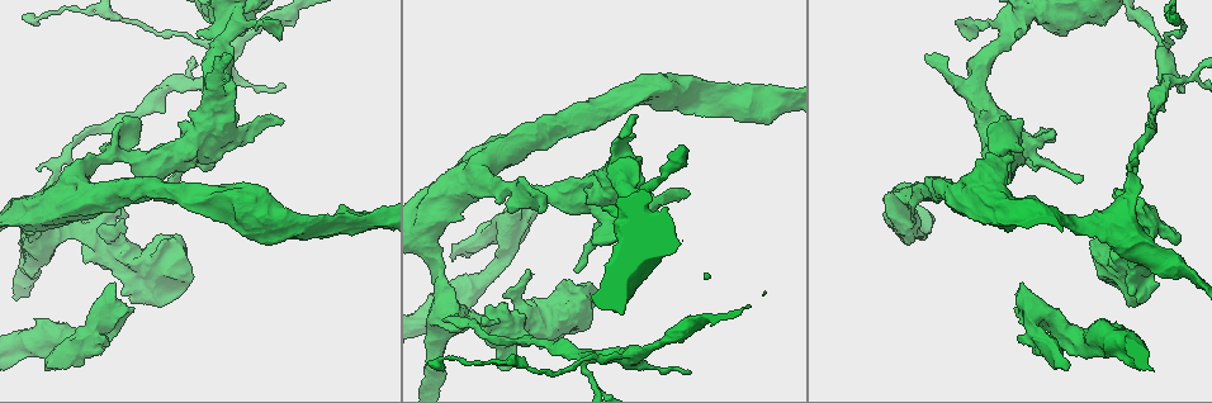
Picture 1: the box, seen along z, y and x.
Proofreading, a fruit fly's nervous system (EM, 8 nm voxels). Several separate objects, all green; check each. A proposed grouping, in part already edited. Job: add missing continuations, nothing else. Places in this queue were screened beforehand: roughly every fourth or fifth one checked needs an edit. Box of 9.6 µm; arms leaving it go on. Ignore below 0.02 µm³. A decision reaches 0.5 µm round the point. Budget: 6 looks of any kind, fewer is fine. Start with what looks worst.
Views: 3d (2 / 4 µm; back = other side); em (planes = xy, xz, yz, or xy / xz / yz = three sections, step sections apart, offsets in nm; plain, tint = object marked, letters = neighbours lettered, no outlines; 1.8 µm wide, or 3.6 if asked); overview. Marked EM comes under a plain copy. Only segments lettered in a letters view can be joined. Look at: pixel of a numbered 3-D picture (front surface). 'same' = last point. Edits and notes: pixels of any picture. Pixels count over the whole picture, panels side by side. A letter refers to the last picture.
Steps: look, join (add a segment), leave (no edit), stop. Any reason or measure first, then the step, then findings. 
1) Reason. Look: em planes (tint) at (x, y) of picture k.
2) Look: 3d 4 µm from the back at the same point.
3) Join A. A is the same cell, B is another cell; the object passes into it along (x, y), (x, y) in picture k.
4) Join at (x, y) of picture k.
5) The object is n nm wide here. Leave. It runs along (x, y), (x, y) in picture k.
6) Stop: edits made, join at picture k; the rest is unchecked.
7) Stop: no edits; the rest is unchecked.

Four or more arms meet. Look: em xy step 16 (letters) at (630, 352) of picture 1.

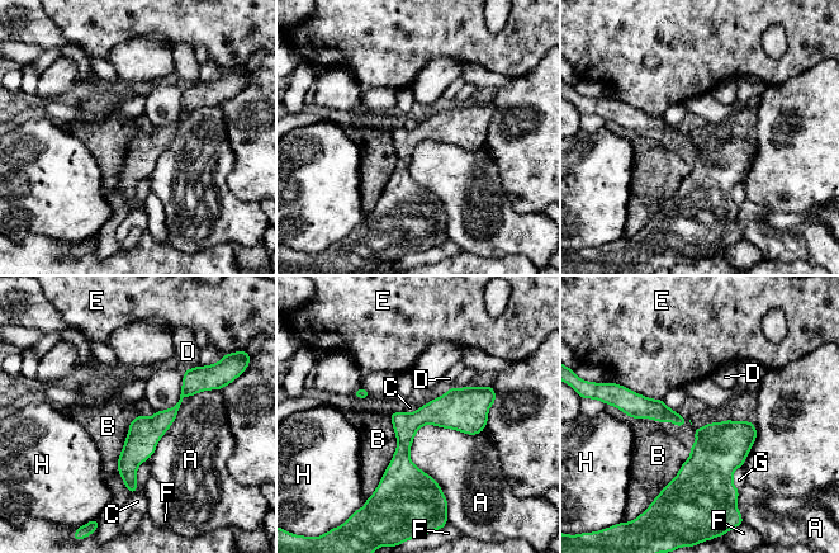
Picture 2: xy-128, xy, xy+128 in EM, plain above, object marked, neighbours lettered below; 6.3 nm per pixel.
Look: em xz step 4 (letters) at the same point.

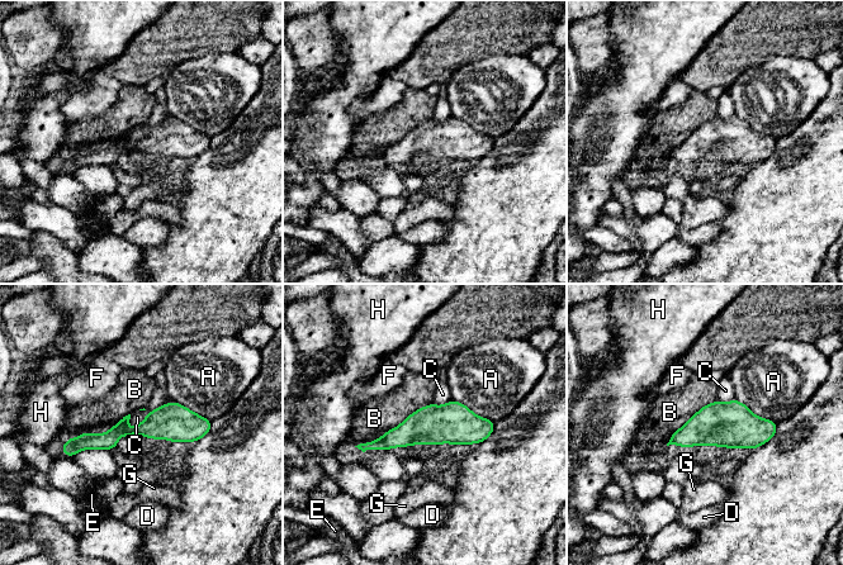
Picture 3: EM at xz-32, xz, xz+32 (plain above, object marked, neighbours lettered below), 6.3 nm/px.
Leave. A, B, C, D, E, F, G and H are other cells; a border runs along (162, 403), (128, 430) in picture 3; none of them fits.

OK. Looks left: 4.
Sharp bend. Look: em planes (letters) at (208, 147) of picture 1.

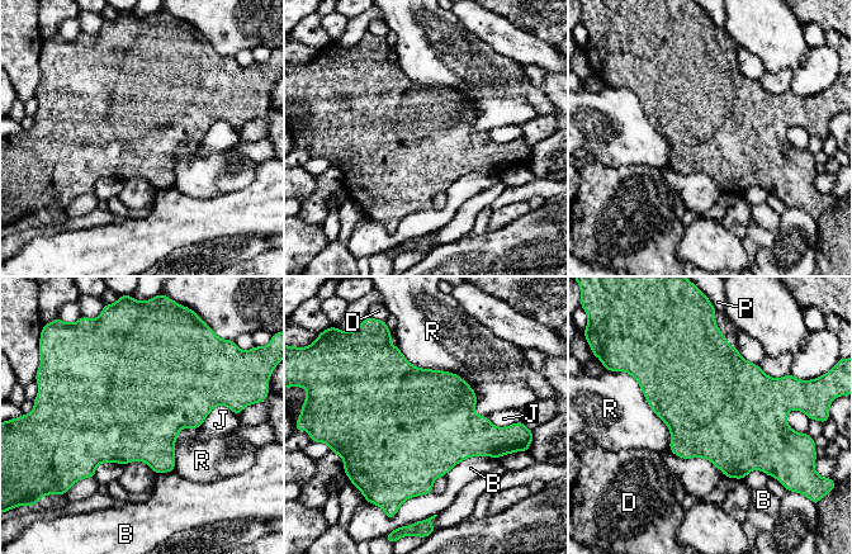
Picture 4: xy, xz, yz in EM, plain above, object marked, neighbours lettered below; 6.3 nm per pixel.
The object is 700 nm wide here; the longest contact is with R, 750 nm. Leave. B, D, J, P and R are other cells; none of them fits.

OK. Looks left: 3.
Sudden change in width. Look: em 3.6 µm yz step 16 (tint) at (575, 293) of picture 1.

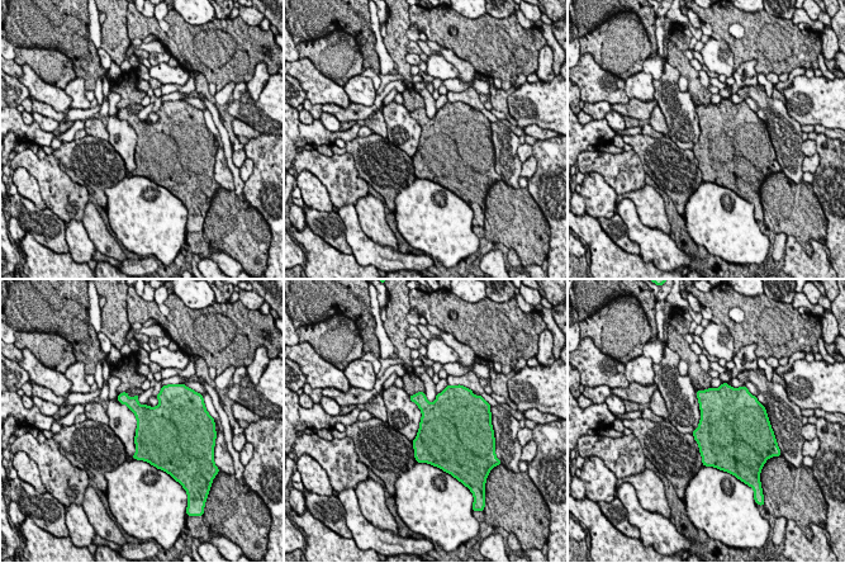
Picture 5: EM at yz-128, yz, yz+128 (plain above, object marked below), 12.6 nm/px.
Look: em 3.6 µm planes (tint) at the same point.

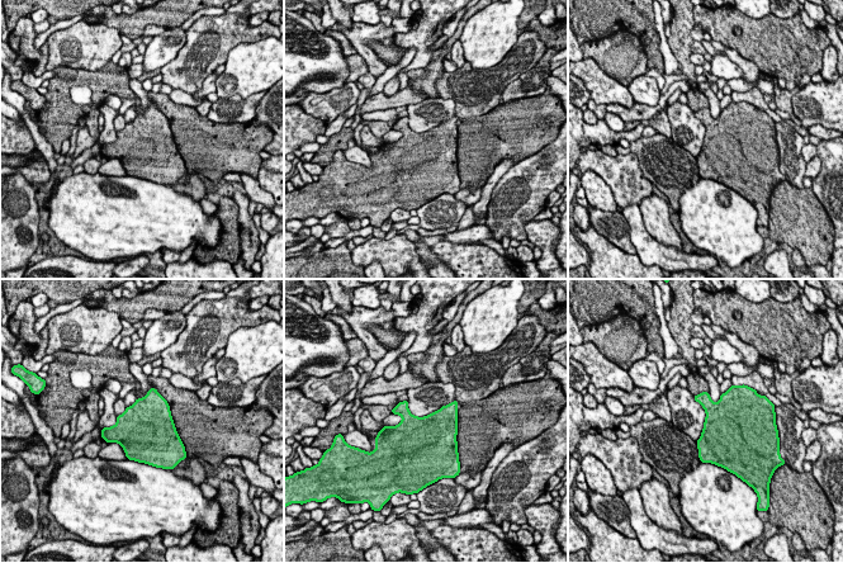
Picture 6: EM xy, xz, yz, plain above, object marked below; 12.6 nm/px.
Look: em 3.6 µm planes (letters) at the same point.

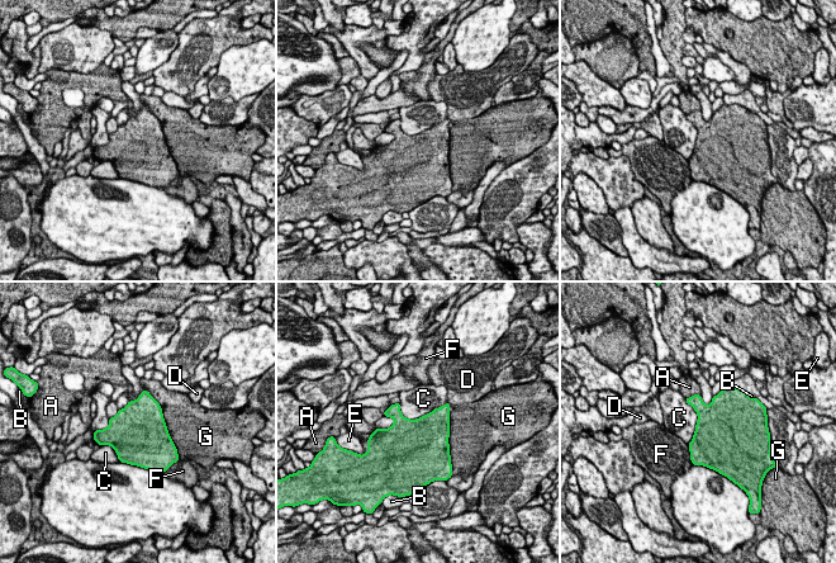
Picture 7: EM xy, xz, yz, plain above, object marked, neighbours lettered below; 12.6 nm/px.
The longest contact is with G, 800 nm. Leave. A, B, C, D, E, F and G are other cells; a border runs along (446, 402), (414, 419), (399, 411) in picture 7; no lettered segment goes on from it.

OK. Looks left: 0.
Stop: no edits; the rest is unchecked.

